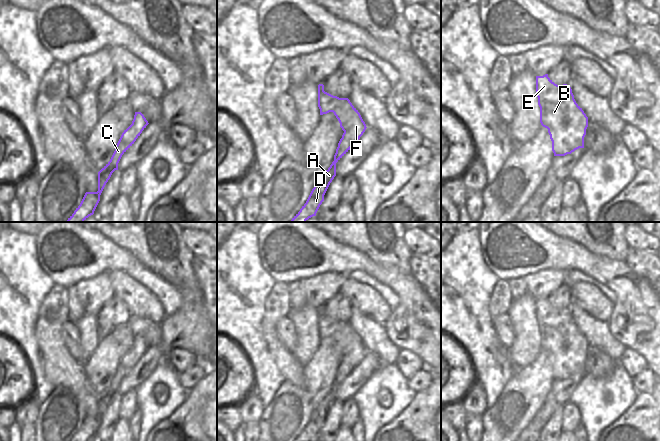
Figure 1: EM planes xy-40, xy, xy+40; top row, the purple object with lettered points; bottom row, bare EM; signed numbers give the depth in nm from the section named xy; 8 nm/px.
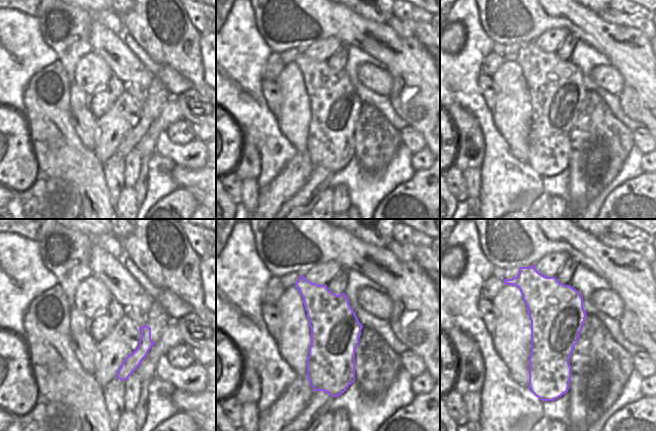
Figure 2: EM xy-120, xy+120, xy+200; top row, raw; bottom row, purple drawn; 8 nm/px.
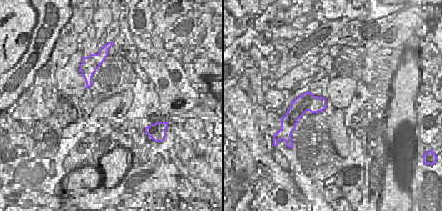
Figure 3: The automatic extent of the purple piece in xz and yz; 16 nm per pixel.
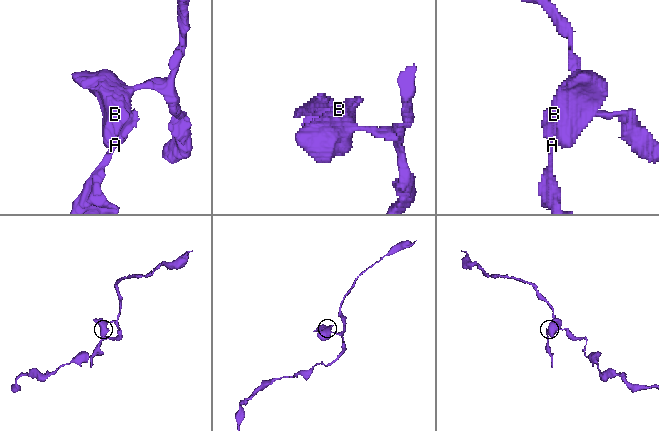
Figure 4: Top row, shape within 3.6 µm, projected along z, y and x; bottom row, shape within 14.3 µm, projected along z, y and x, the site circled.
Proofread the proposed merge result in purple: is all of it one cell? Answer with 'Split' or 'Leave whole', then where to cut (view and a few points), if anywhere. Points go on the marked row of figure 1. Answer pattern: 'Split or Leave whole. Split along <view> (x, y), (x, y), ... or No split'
Split. Split along xy (342, 137), (348, 137), (353, 141), (359, 138)

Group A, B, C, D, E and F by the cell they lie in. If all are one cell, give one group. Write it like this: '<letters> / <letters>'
A C D / B E F

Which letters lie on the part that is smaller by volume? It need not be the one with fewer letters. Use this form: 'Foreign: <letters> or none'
Foreign: A, C, D

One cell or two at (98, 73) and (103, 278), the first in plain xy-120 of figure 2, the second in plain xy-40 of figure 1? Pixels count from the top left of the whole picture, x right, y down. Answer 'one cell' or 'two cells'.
one cell

